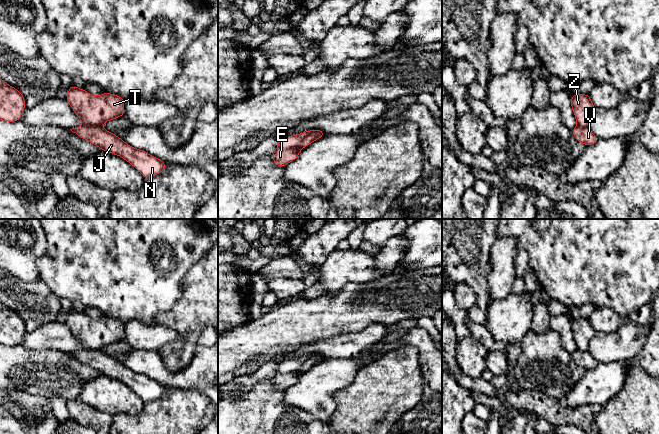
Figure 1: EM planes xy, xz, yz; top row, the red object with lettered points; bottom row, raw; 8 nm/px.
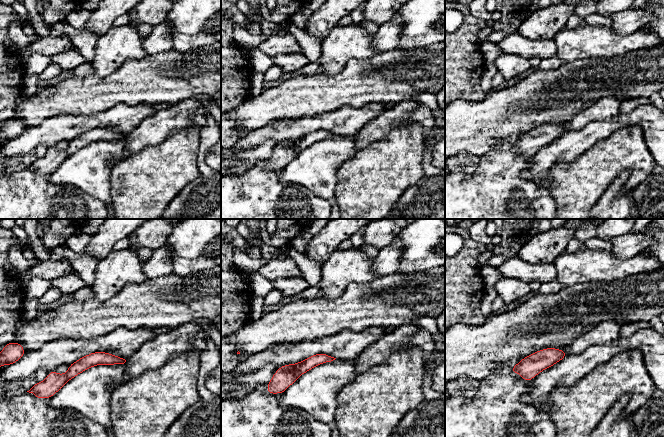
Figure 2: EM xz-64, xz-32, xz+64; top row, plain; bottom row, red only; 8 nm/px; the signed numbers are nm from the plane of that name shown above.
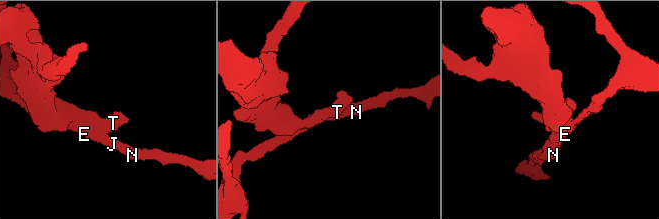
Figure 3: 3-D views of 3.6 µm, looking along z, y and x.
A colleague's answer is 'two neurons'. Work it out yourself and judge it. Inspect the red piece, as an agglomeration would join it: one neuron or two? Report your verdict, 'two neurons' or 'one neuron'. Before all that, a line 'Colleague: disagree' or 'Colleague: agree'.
Colleague: agree
two neurons

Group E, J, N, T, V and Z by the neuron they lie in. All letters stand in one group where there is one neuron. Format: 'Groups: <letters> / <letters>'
Groups: E J N V / T Z

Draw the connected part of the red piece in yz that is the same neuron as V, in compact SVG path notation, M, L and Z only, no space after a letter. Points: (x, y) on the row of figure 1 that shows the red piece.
M576 126L571 131L574 138L585 146L594 145L598 141L598 138L592 133L589 128L582 128L580 126Z

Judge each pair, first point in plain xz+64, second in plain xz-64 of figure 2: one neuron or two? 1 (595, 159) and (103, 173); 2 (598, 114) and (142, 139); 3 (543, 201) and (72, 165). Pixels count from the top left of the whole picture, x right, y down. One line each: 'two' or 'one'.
1: two
2: two
3: two

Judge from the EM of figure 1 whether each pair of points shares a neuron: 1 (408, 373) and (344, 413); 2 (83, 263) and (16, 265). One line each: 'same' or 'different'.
1: same
2: different

